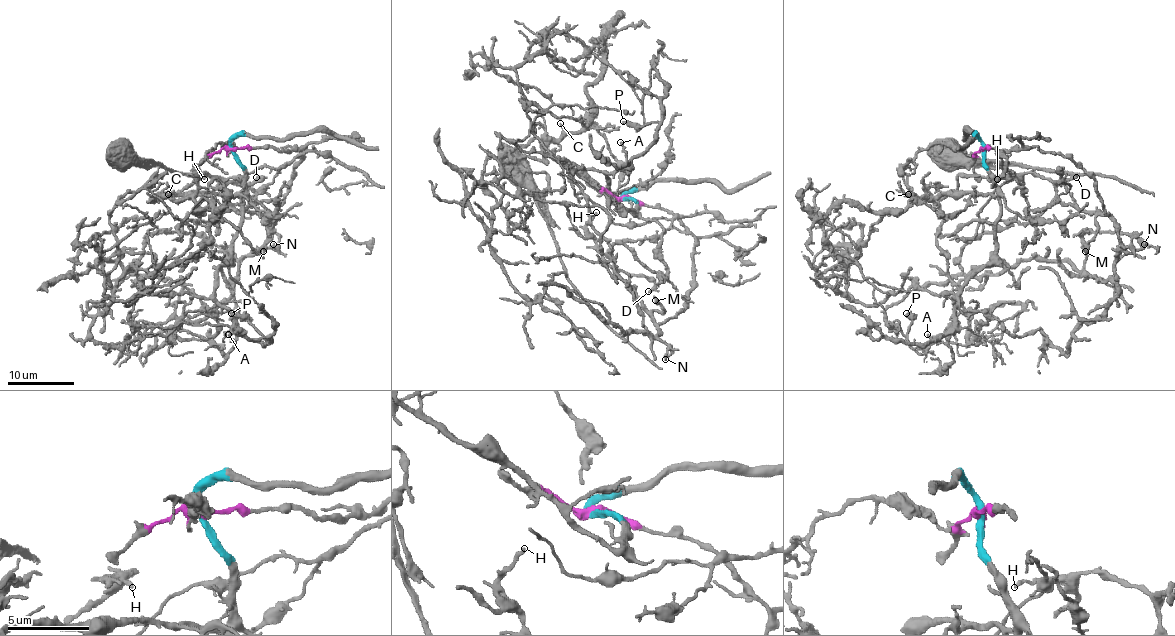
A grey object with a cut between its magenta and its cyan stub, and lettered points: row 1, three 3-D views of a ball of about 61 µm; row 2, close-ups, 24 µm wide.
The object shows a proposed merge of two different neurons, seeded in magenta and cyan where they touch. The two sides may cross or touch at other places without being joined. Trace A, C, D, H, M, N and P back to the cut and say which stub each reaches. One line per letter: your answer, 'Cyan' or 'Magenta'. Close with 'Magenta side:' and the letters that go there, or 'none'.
A: Cyan
C: Cyan
D: Magenta
H: Magenta
M: Magenta
N: Magenta
P: Cyan
Magenta side: D, H, M, N

